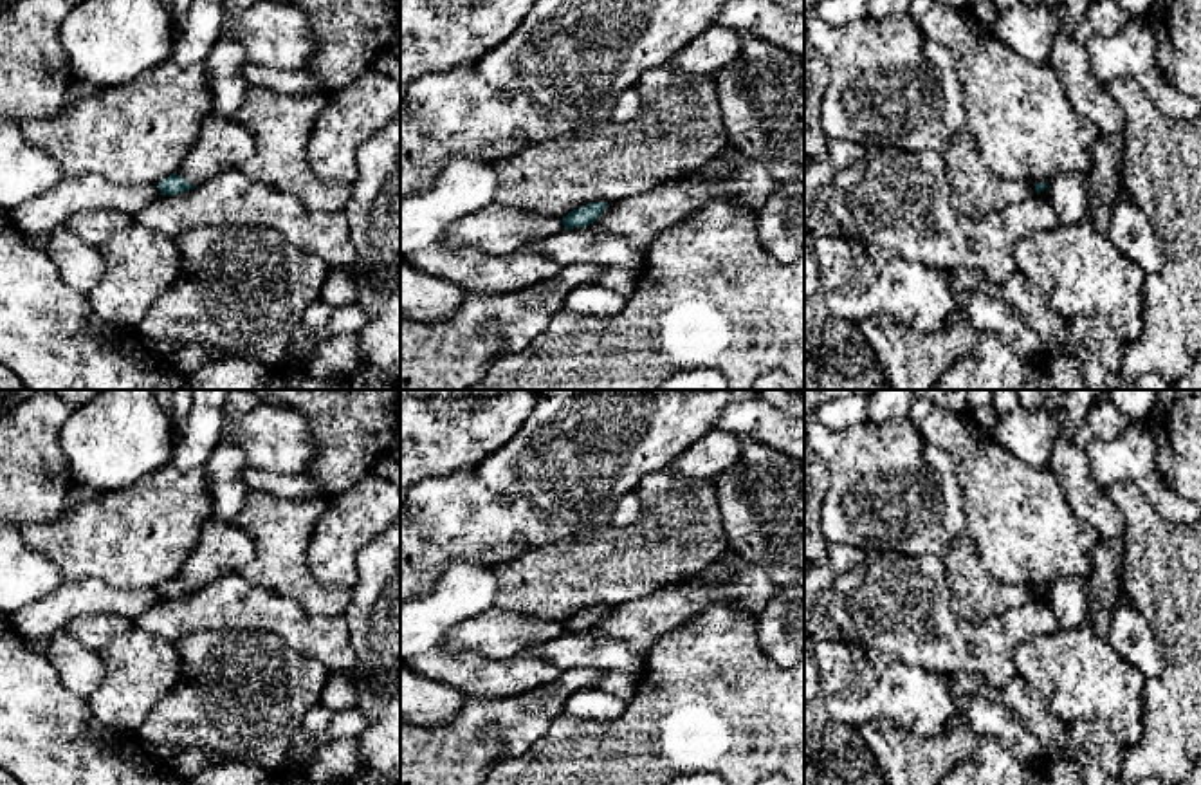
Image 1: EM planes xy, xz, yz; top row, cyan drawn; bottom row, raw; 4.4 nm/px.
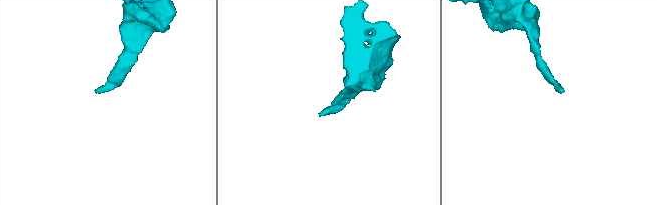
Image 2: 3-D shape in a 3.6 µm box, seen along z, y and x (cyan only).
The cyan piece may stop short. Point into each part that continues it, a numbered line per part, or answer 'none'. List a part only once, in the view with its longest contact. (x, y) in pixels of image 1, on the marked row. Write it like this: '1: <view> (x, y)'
none

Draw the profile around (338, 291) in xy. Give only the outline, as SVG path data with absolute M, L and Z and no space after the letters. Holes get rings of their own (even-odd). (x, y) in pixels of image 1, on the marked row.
M330 269L321 287L321 300L334 309L353 305L359 291L346 269Z

